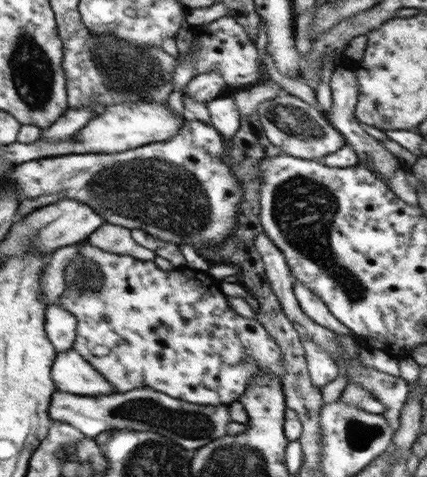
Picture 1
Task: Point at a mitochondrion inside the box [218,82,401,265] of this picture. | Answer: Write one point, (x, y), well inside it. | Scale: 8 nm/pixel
(293, 121)

